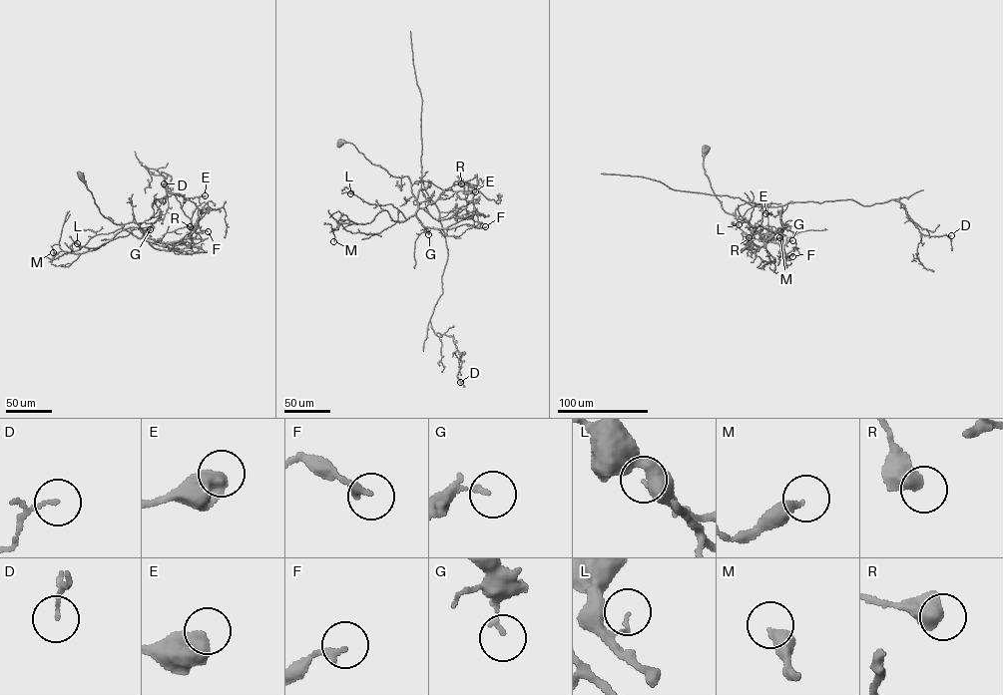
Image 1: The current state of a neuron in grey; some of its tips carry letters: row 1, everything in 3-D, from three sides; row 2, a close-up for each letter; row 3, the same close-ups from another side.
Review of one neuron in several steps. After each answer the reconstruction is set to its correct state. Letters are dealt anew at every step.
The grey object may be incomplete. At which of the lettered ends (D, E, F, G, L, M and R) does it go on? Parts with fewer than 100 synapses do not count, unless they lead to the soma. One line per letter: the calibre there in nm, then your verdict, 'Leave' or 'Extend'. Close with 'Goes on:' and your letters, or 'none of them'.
D: Thickness 90 nm. Leave
E: Thickness 600 nm. Leave
F: Thickness 240 nm. Leave
G: Thickness 100 nm. Leave
L: Thickness 90 nm. Leave
M: Thickness 360 nm. Leave
R: Thickness 600 nm. Leave
Goes on: none of them

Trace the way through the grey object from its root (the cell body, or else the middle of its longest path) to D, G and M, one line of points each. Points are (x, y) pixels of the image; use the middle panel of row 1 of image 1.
D: (339, 142), (407, 175), (415, 199), (430, 186), (448, 254), (430, 321), (453, 337), (460, 382)
G: (339, 142), (352, 144), (372, 164), (393, 175), (407, 176), (417, 203), (416, 217), (428, 234)
M: (339, 142), (407, 175), (417, 206), (402, 221), (384, 210), (368, 222), (340, 223), (333, 241)

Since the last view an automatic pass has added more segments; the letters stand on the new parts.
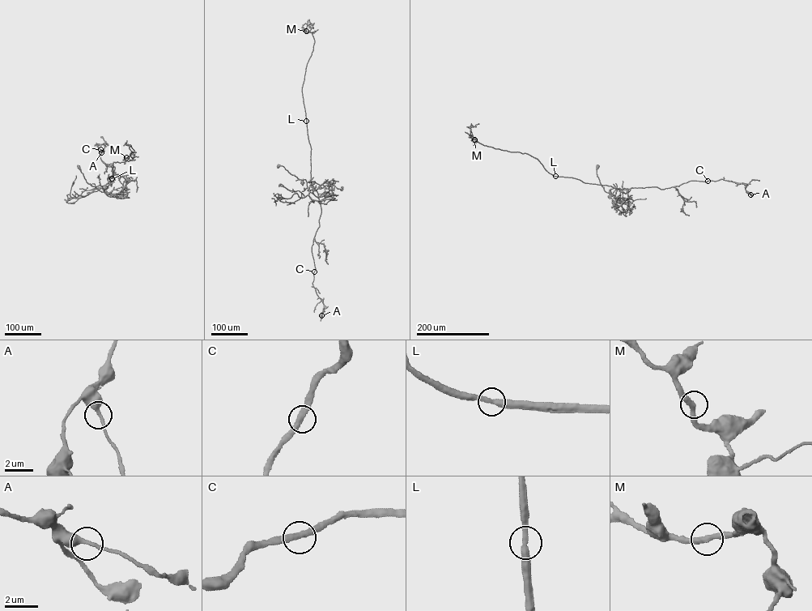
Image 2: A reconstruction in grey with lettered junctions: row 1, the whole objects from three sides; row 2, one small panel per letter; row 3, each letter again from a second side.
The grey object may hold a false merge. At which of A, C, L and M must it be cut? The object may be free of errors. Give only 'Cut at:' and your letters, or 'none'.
Cut at: none

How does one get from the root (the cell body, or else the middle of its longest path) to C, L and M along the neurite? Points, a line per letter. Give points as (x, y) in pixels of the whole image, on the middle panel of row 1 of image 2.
C: (278, 165), (305, 179), (308, 189), (314, 183), (318, 194), (321, 211), (312, 246), (314, 271)
L: (278, 165), (282, 166), (299, 179), (305, 179), (308, 189), (314, 184), (311, 181), (311, 148), (306, 121)
M: (278, 165), (305, 179), (308, 189), (314, 184), (302, 89), (314, 40), (306, 31)

